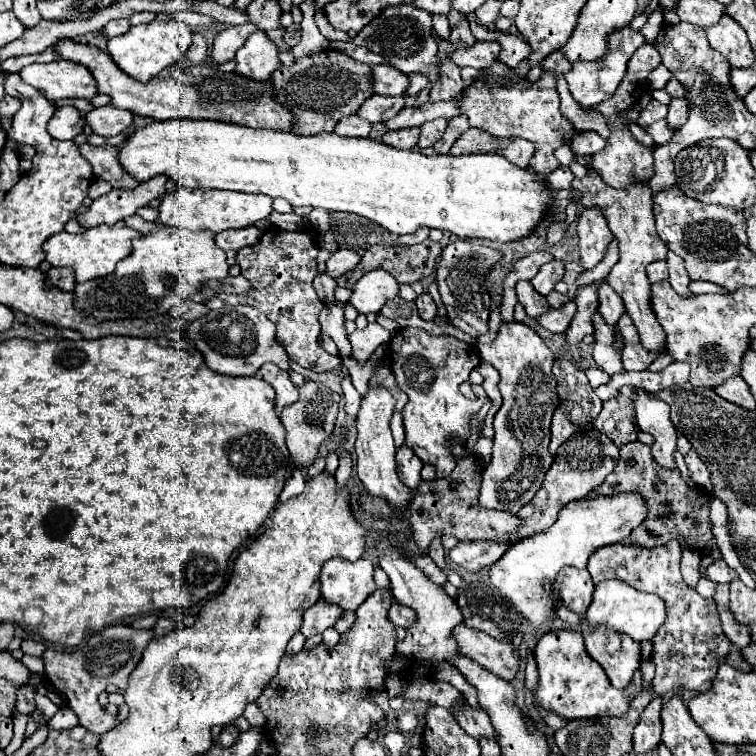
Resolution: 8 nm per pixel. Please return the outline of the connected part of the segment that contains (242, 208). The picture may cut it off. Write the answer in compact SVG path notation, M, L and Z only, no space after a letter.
M174 189L166 193L160 201L160 221L164 225L184 227L190 231L210 231L220 233L226 229L238 229L254 225L260 219L266 219L272 213L272 197L248 195L238 191L218 191L218 189Z

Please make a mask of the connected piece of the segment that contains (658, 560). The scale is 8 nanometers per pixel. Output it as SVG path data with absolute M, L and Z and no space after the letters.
M670 541L654 549L640 549L632 545L614 543L594 551L588 559L588 571L596 585L606 579L620 579L636 587L638 591L654 593L660 599L664 599L666 621L650 641L652 661L656 665L656 677L654 677L652 689L656 695L662 695L662 697L674 697L682 691L706 693L722 661L726 661L728 665L740 671L754 669L742 657L740 649L722 633L722 623L720 623L714 601L700 597L696 589L688 587L682 581L680 559L682 559L682 549L678 541Z

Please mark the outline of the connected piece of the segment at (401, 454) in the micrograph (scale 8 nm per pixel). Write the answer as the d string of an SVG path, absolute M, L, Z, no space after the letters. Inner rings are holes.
M402 445L396 449L396 465L398 465L398 477L402 479L402 483L414 491L422 481L420 469L424 463L414 455L410 447Z

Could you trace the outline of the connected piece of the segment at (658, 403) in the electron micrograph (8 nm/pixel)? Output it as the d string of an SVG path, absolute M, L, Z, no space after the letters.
M642 387L634 389L632 401L638 427L656 439L652 445L654 459L666 469L676 469L672 457L672 453L676 451L676 429L670 421L668 403L658 397L652 397L652 393Z

